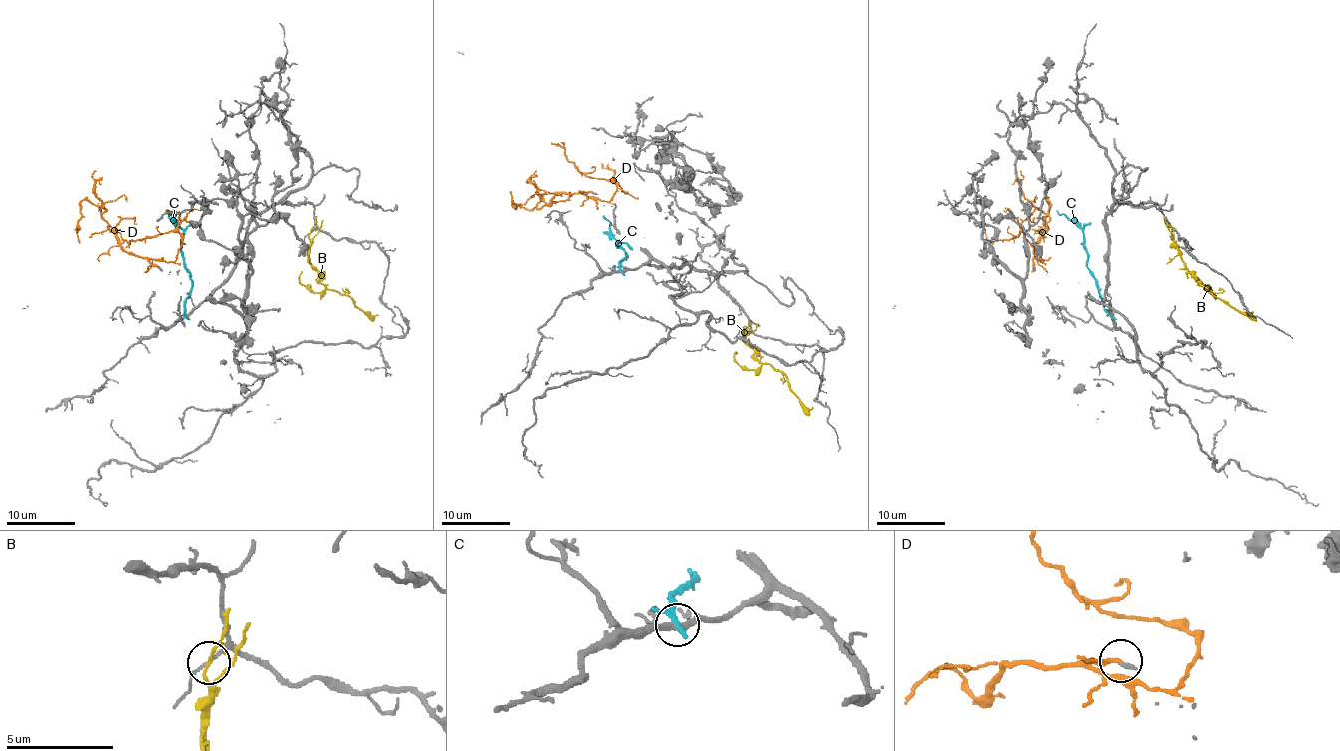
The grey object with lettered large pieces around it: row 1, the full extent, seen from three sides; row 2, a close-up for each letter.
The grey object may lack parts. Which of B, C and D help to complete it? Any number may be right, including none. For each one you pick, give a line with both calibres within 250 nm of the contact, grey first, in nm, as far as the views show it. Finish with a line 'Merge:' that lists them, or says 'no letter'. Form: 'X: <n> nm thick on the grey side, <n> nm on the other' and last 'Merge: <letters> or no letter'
D: 220 nm thick on the grey side, 170 nm on the other
Merge: D

